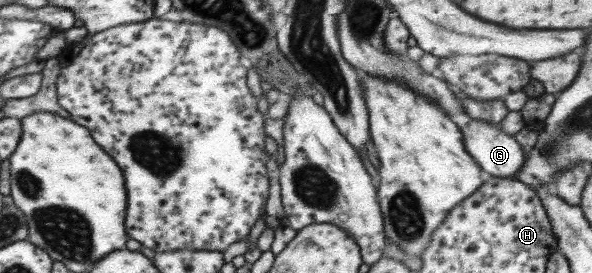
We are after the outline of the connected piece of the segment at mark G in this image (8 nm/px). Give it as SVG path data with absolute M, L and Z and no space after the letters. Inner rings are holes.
M472 120L460 130L467 153L486 176L513 179L528 160L515 137L495 124Z

